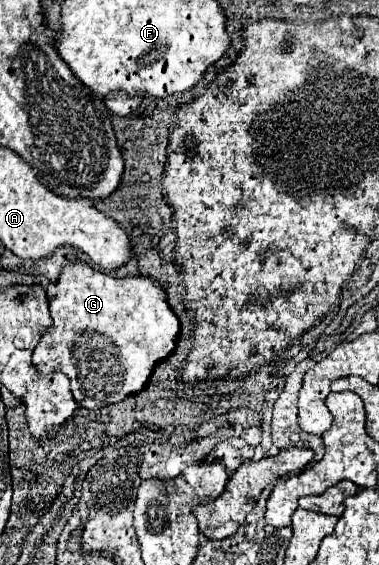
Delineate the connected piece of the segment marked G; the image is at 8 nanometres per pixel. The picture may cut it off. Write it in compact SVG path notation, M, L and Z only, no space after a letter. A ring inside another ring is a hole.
M81 261L63 267L55 287L57 297L49 305L53 325L47 329L47 333L41 337L41 343L33 351L33 365L37 373L65 373L71 379L71 393L75 403L89 411L115 405L131 395L141 393L149 383L155 365L173 355L175 341L179 339L181 331L179 319L167 305L163 287L143 275L115 279L111 273L97 271Z

